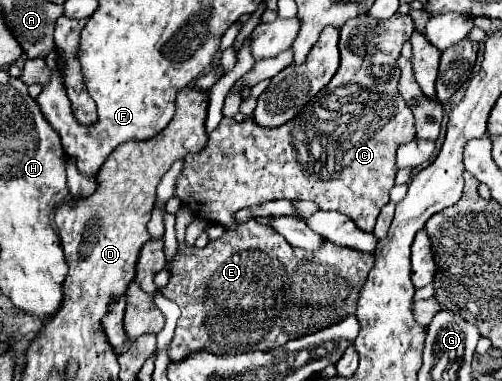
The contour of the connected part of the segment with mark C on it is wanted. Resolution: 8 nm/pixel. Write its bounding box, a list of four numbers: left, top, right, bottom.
[175,16,415,232]

